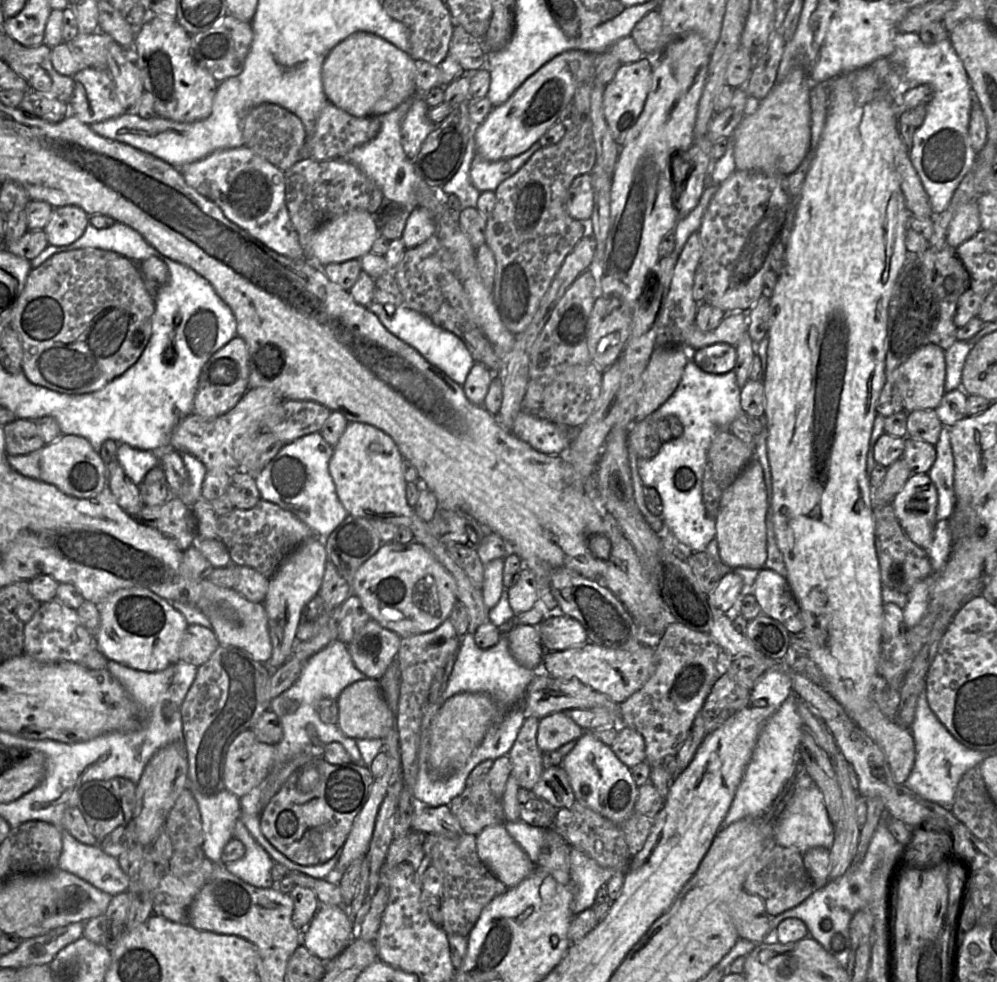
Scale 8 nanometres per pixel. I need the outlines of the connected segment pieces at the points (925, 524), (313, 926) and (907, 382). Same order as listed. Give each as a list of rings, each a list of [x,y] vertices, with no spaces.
[[[928,474],[911,475],[893,500],[895,515],[903,531],[924,550],[931,545],[938,522],[937,504],[937,489]]]
[[[320,905],[310,924],[301,931],[301,944],[326,963],[337,958],[354,939],[346,907]]]
[[[935,344],[921,347],[893,372],[893,378],[899,395],[902,397],[905,412],[936,409],[946,393],[945,351]]]

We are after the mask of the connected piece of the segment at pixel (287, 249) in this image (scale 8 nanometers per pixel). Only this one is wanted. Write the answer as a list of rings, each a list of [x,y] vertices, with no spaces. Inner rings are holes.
[[[244,145],[234,149],[216,151],[201,160],[183,166],[180,171],[185,182],[202,196],[215,203],[229,221],[248,232],[274,252],[294,260],[305,260],[304,248],[299,241],[286,207],[285,177],[281,169]]]

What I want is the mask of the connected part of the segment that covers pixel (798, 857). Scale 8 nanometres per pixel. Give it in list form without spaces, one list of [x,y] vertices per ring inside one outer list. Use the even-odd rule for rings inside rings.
[[[773,844],[751,869],[744,882],[744,890],[759,896],[767,913],[775,917],[801,904],[815,888],[805,868],[803,854],[795,848]]]

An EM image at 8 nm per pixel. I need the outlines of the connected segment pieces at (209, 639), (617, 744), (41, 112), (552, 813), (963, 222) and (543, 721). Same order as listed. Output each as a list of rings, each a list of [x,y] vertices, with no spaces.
[[[190,624],[187,626],[181,641],[179,661],[199,667],[208,661],[219,645],[211,628]]]
[[[619,725],[618,730],[619,732],[610,747],[619,760],[629,768],[646,761],[643,737],[625,725]]]
[[[29,90],[18,106],[26,114],[56,123],[69,114],[69,106],[58,99]]]
[[[523,787],[518,790],[517,800],[522,821],[535,827],[554,827],[557,808]]]
[[[975,200],[962,205],[947,230],[946,244],[958,248],[981,230],[979,208]]]
[[[555,712],[540,719],[537,745],[542,753],[558,750],[564,744],[578,740],[585,731],[565,712]]]

